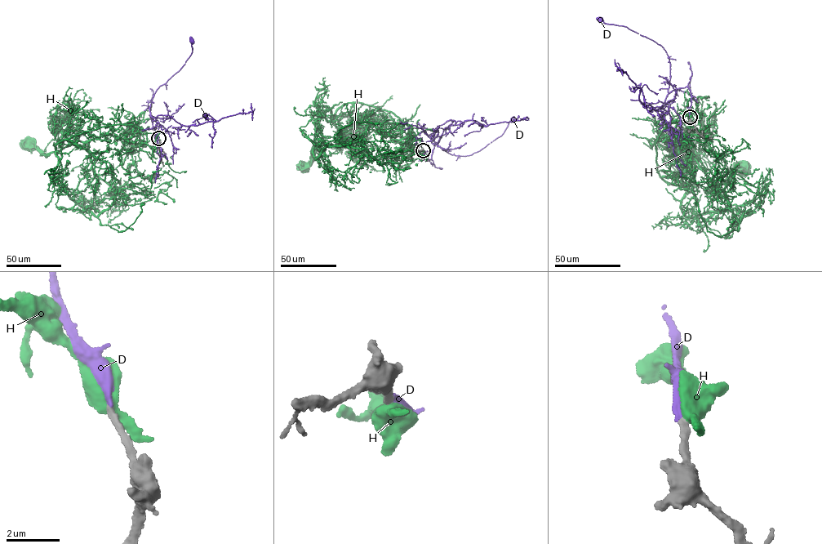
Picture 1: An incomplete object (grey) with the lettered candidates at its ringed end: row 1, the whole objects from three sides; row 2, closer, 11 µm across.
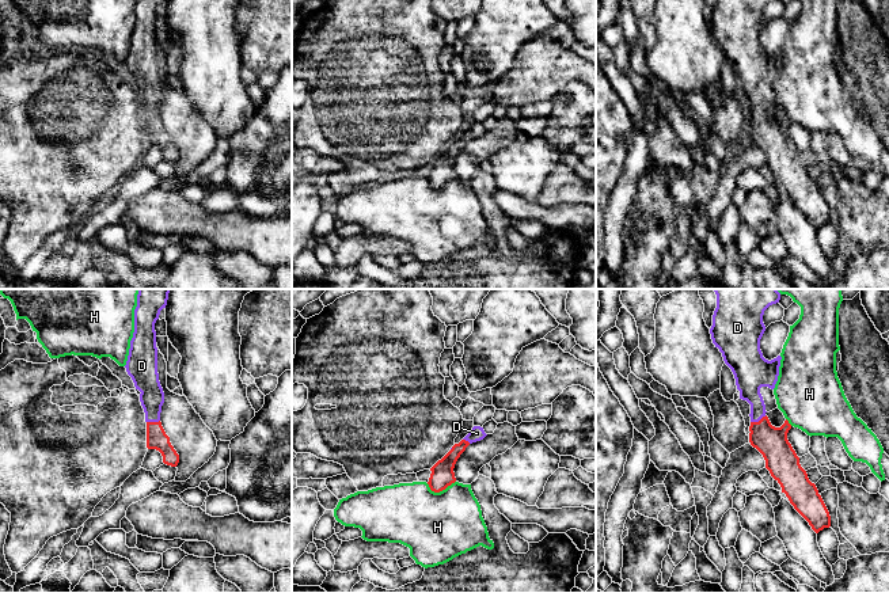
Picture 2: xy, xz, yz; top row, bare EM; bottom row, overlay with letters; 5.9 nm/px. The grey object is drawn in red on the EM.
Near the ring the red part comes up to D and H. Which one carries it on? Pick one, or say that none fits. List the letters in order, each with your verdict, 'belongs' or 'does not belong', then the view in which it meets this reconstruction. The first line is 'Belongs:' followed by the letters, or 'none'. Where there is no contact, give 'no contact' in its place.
Belongs: D
D: belongs; contact in yz
H: does not belong; contact in xz

